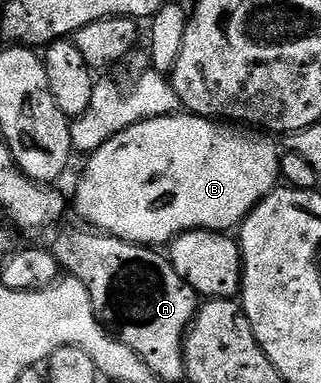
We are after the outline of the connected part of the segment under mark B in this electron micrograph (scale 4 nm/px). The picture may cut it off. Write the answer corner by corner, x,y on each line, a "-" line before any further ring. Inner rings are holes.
176,113
173,115
162,115
141,121
137,125
129,125
121,133
109,137
101,149
90,152
87,168
83,171
83,176
79,179
79,184
75,187
75,203
73,199
73,211
76,211
84,224
90,225
96,232
106,233
124,239
130,243
142,243
144,245
167,245
178,235
185,234
186,231
221,231
230,232
238,228
246,219
249,212
258,205
270,191
276,190
280,186
279,180
279,147
274,143
272,136
267,133
260,133
255,129
244,129
239,125
232,125
227,121
216,121
206,119
200,115
190,113

